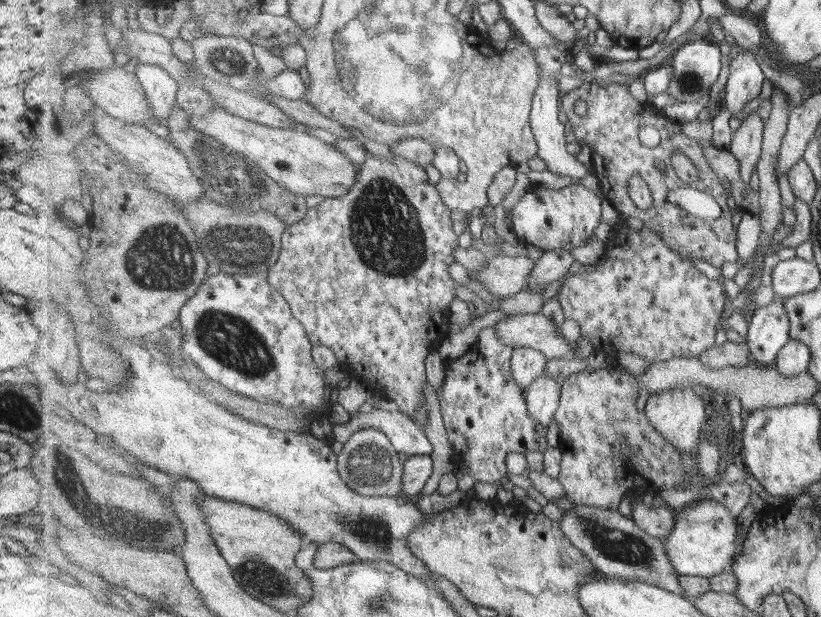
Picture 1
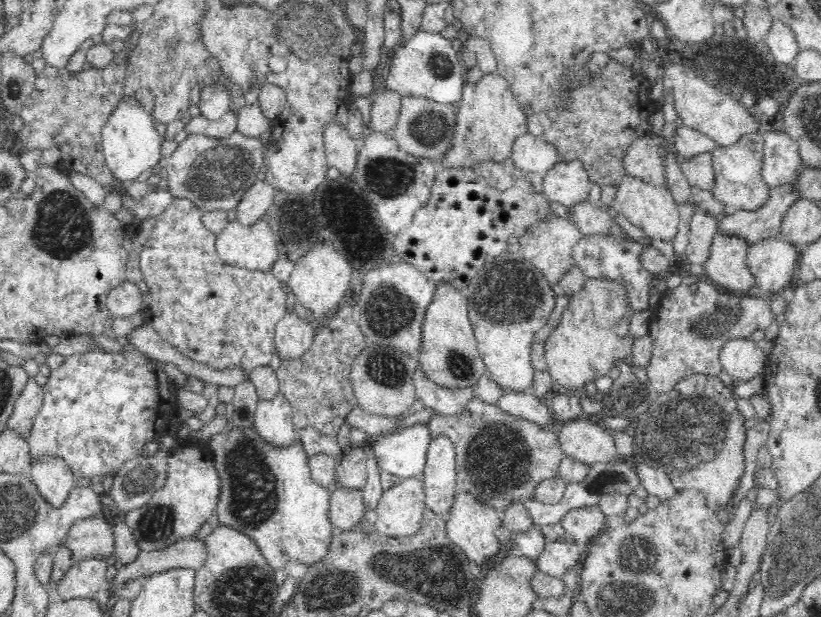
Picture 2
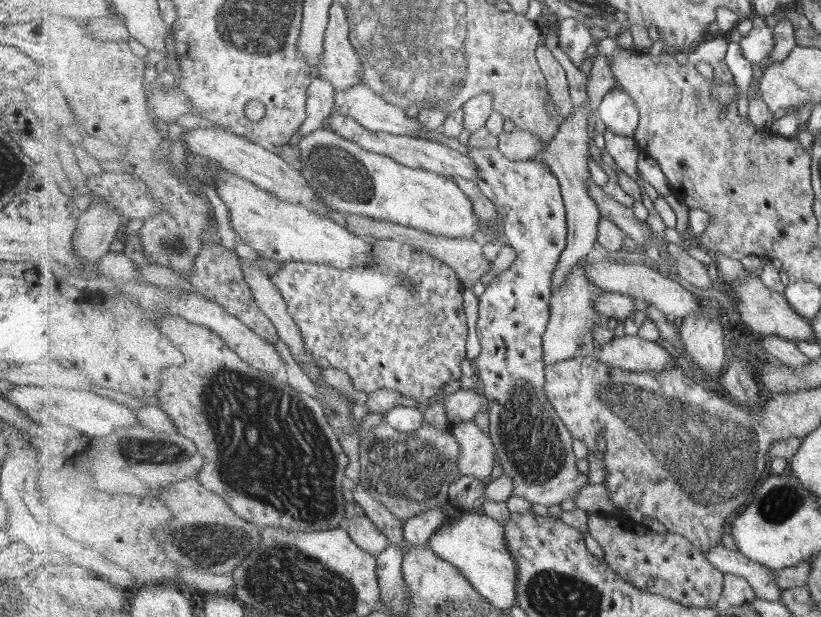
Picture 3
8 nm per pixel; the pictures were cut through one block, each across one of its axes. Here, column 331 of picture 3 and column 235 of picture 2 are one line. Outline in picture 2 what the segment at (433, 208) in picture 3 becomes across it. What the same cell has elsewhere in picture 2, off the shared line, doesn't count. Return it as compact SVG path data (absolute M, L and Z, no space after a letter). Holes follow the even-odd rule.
M238 130L220 138L188 134L170 158L161 158L157 171L164 178L162 187L174 197L188 200L202 211L229 211L238 206L242 194L257 180L256 174L264 167L265 151L259 138L247 137Z

